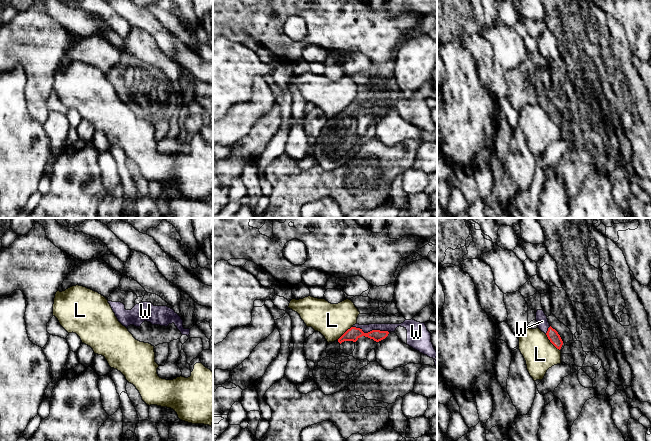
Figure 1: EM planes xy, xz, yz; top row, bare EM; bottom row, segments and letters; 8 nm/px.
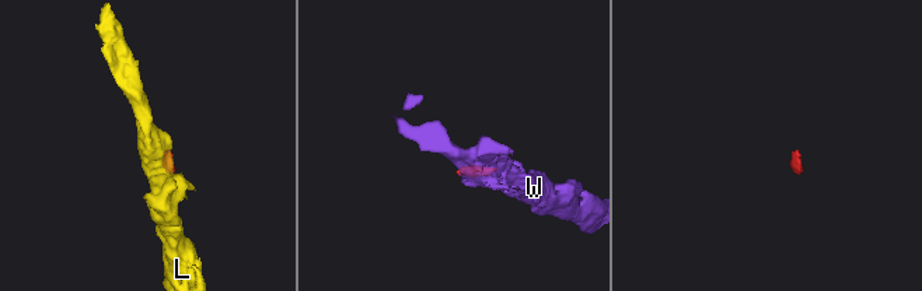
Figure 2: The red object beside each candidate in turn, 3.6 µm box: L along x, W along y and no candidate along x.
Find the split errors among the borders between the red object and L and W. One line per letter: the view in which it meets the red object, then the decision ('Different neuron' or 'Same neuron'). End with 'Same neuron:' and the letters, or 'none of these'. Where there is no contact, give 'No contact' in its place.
L: Touches red in yz. Different neuron
W: Touches red in xz. Different neuron
Same neuron: none of these

